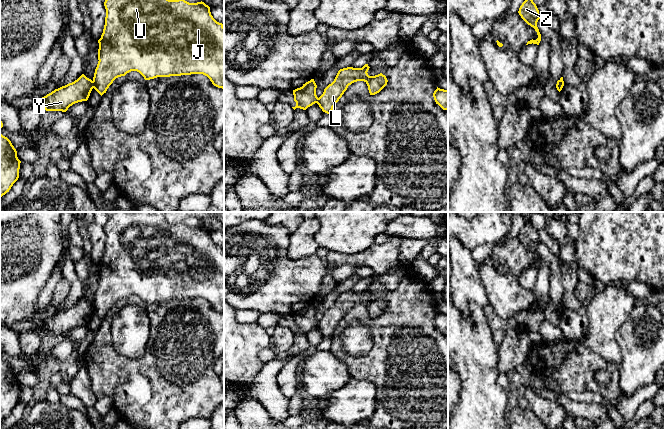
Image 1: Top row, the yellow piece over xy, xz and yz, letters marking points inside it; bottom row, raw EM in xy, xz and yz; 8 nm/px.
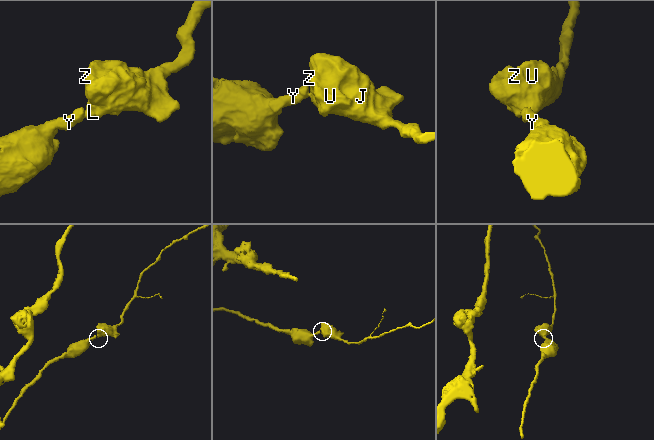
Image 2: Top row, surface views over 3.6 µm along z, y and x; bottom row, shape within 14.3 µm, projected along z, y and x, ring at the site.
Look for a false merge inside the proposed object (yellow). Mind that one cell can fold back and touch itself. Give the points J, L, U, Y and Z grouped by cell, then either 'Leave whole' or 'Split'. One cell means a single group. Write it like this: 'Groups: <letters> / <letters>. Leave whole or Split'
Groups: J L U Z / Y. Split

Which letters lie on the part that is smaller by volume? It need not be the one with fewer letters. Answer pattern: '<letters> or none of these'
J, L, U, Z

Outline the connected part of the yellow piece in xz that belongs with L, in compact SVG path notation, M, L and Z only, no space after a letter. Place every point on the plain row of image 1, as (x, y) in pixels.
M365 288L362 292L340 293L334 305L324 313L323 318L318 322L317 328L322 335L331 339L333 331L348 310L357 305L364 305L367 308L370 319L379 317L387 309L388 304L382 297L369 300L367 297L369 292L368 288Z

